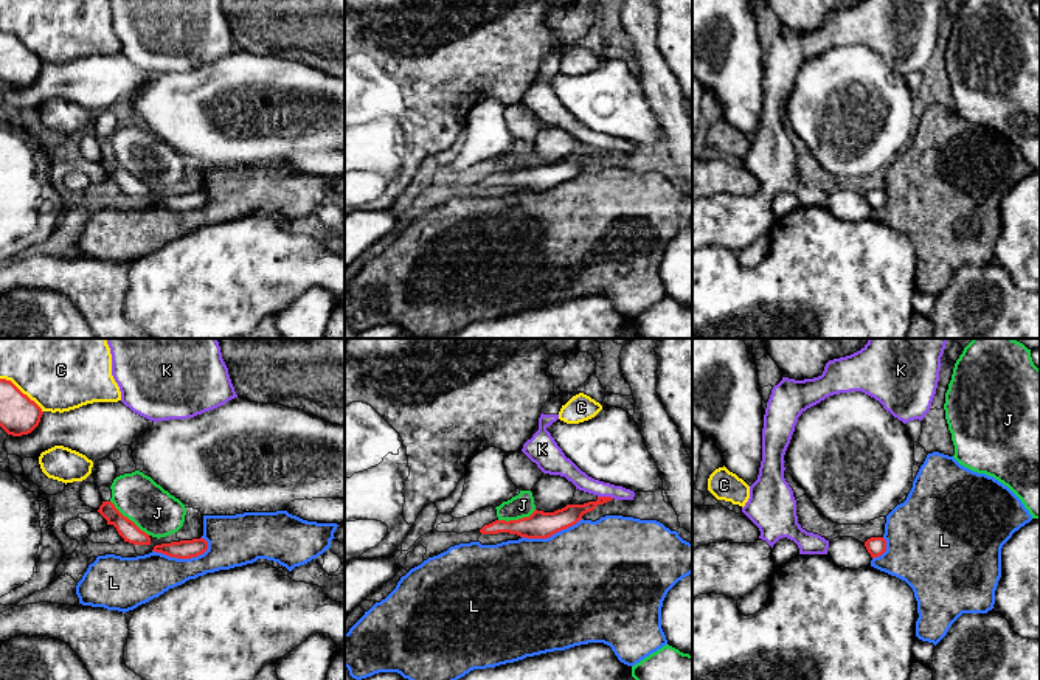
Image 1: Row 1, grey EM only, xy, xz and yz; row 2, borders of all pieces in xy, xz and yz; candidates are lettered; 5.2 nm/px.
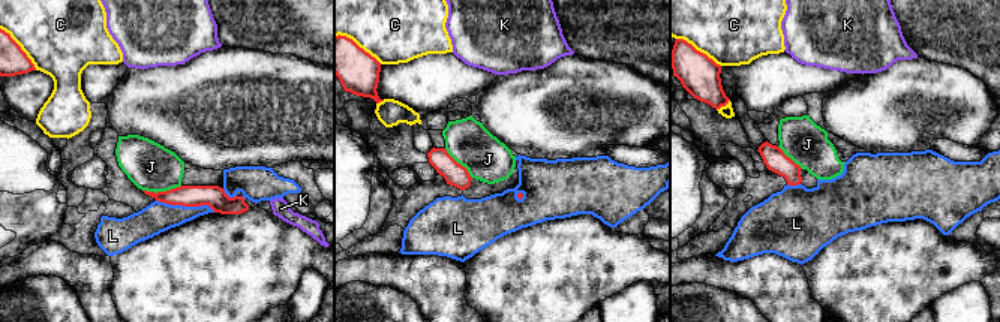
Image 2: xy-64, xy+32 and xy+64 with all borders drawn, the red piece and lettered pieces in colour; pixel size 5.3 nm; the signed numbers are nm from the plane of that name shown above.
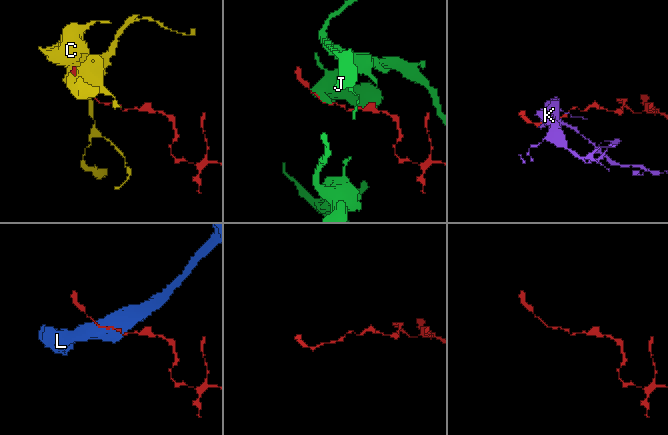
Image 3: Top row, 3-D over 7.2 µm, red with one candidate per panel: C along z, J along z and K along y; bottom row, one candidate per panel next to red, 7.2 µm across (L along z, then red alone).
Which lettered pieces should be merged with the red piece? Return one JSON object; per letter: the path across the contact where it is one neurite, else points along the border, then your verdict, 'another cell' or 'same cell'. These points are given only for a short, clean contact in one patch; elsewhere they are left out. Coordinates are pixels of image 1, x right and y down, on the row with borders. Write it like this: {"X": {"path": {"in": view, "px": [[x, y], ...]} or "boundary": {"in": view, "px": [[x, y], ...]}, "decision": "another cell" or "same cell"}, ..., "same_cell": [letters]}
{"C": {"decision": "another cell"}, "J": {"decision": "another cell"}, "K": {"boundary": {"in": "xz", "px": [[598, 496], [609, 496], [612, 499]]}, "decision": "another cell"}, "L": {"decision": "another cell"}, "same_cell": []}

